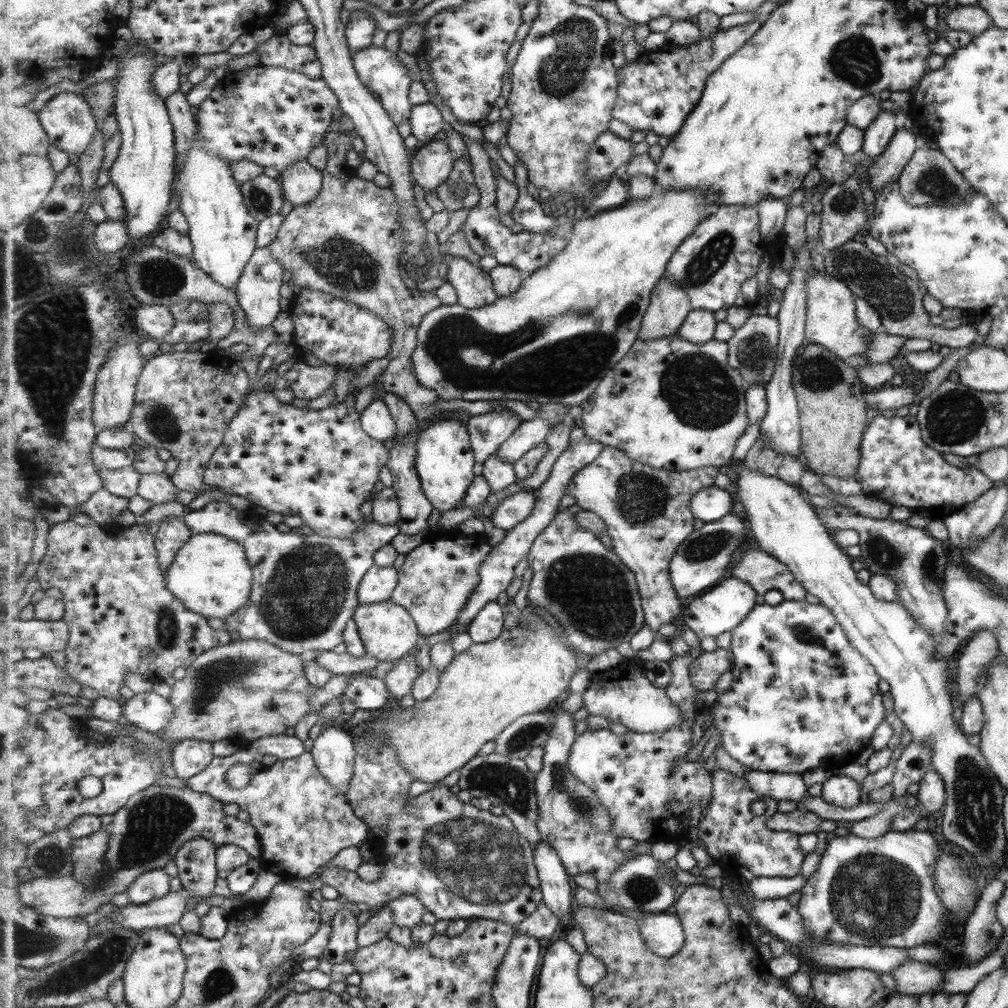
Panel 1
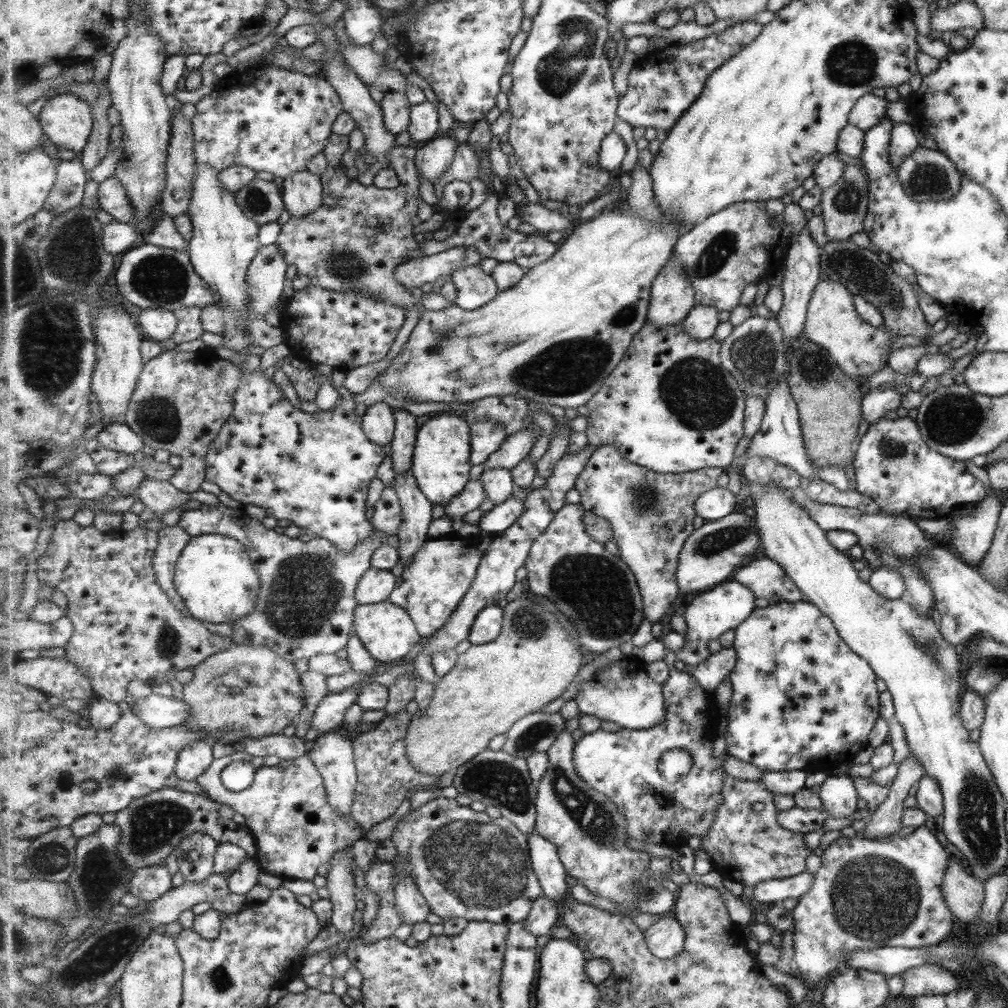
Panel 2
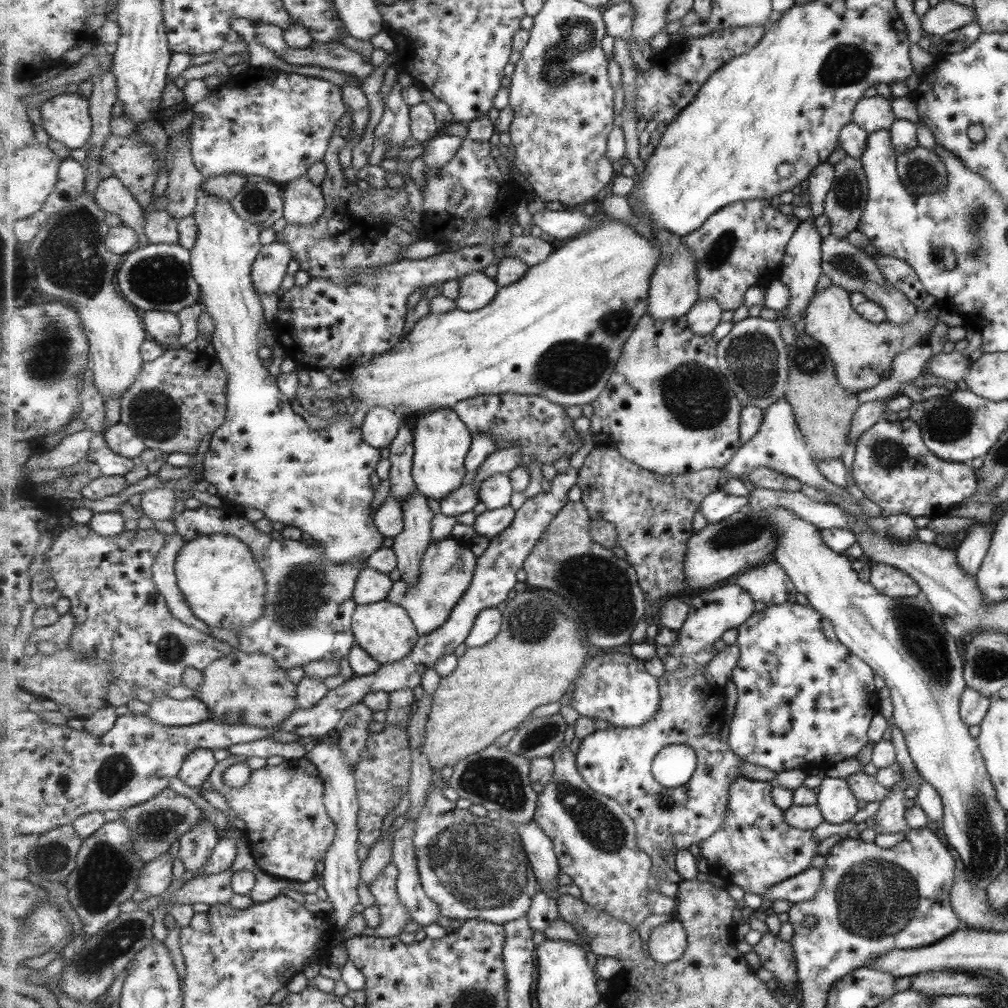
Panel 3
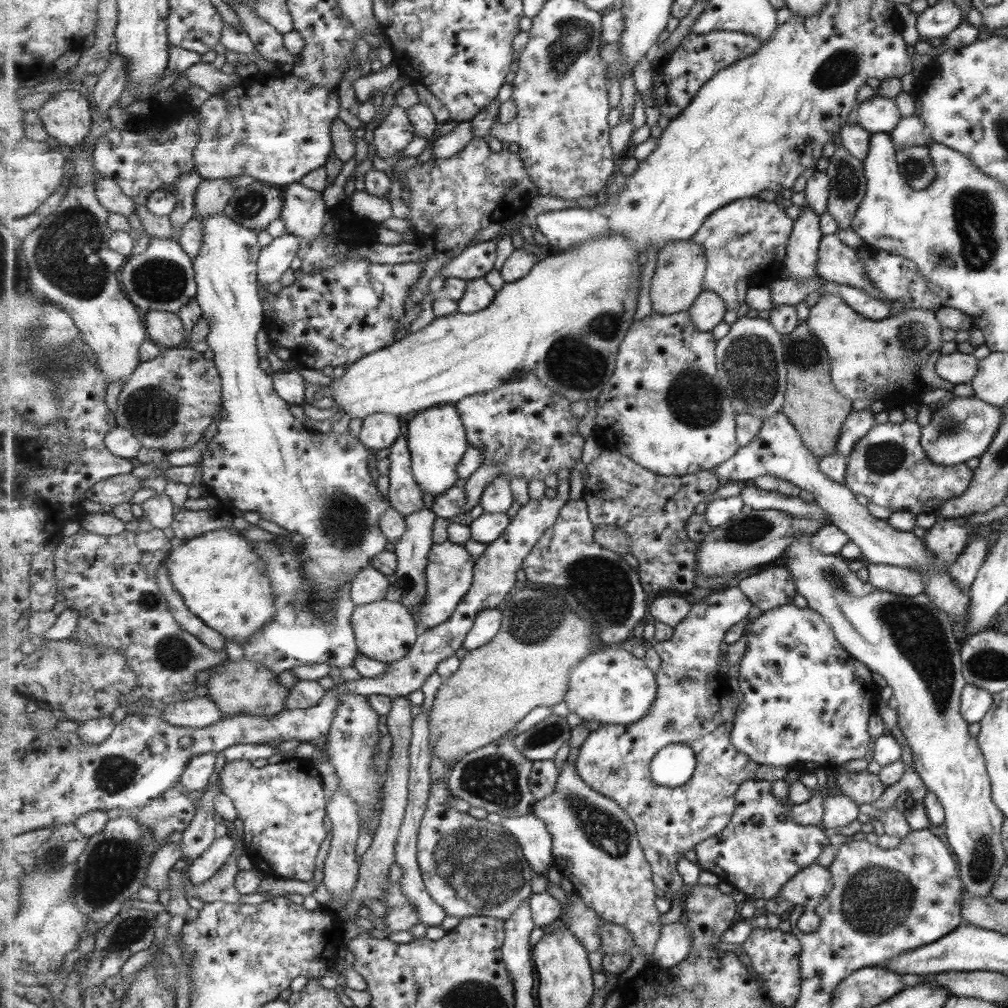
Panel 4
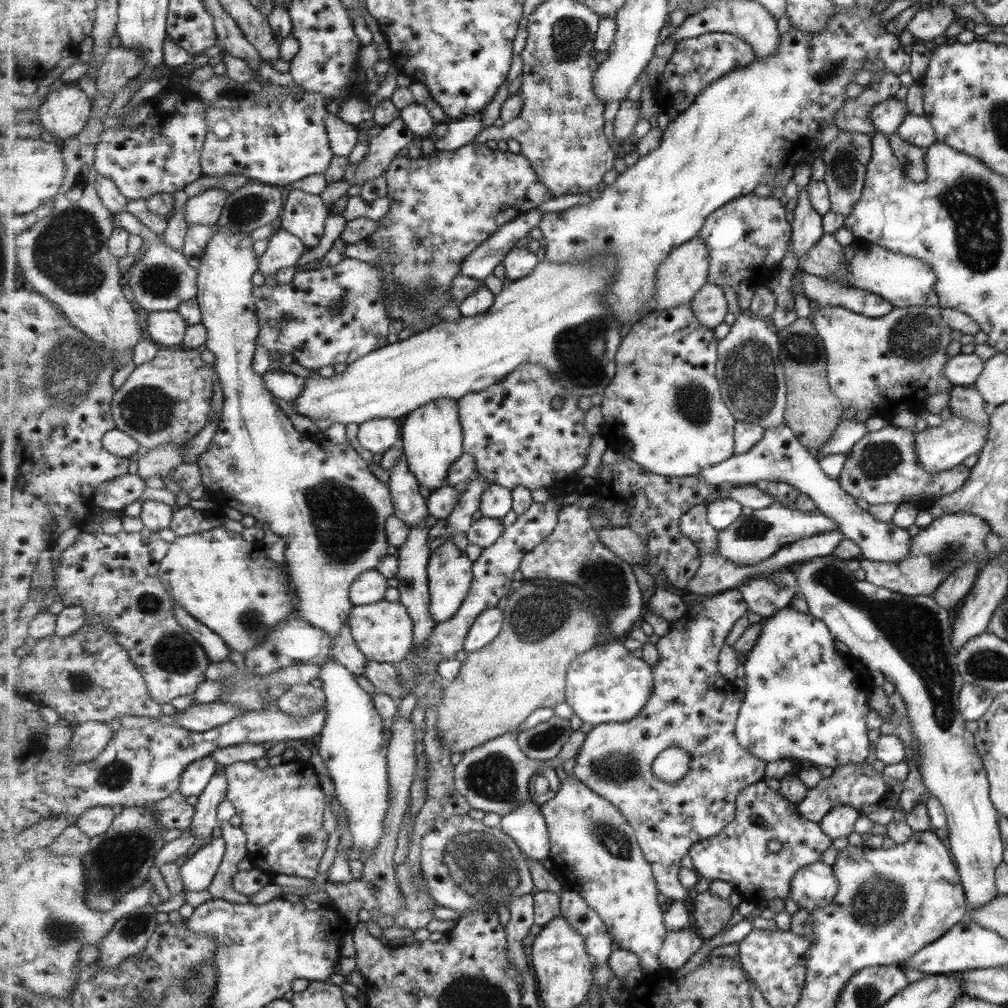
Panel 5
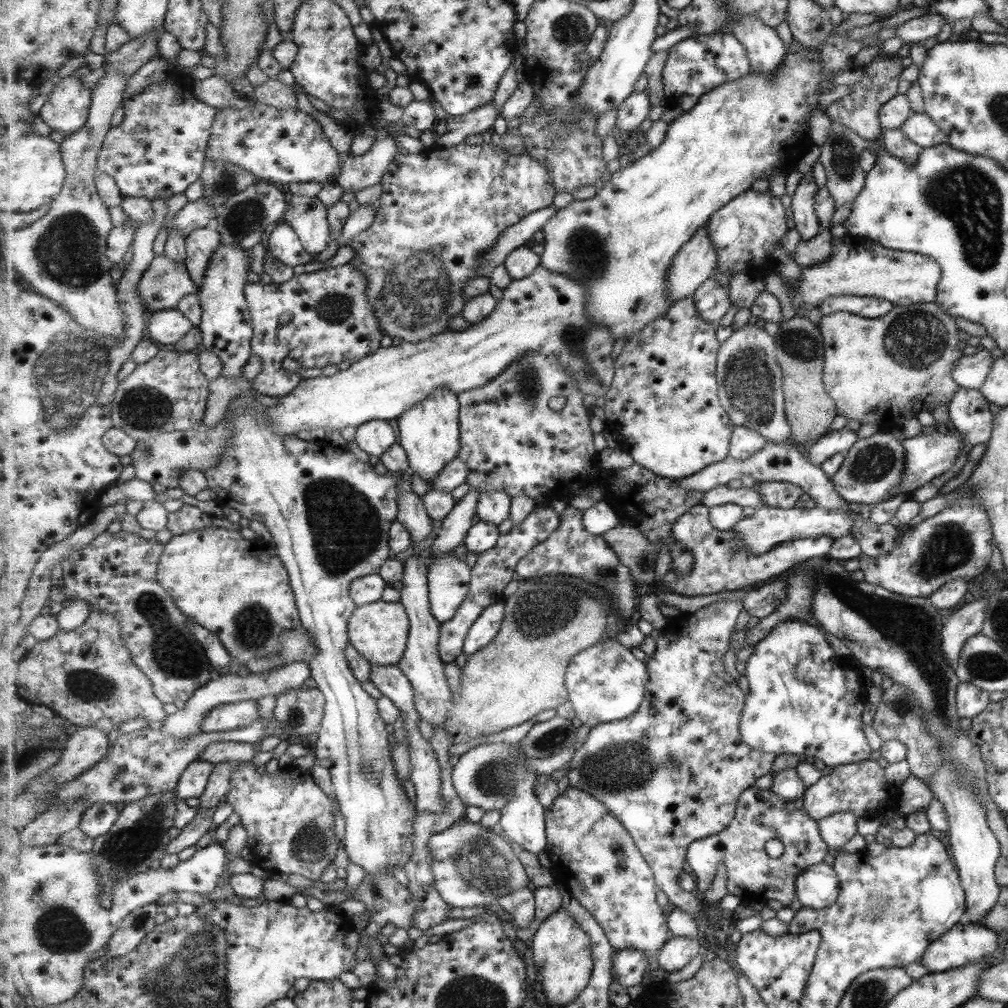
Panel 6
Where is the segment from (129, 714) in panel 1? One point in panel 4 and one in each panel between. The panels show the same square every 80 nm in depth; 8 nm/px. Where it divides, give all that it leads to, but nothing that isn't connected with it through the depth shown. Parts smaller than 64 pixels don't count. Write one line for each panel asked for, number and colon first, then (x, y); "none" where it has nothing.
2: (157, 711)
3: (170, 712)
4: (199, 712)

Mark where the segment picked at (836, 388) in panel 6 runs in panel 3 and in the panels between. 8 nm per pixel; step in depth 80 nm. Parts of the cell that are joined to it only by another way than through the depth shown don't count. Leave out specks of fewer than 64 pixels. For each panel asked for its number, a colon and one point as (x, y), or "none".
3: (861, 351)
4: (868, 357)
5: (887, 364)

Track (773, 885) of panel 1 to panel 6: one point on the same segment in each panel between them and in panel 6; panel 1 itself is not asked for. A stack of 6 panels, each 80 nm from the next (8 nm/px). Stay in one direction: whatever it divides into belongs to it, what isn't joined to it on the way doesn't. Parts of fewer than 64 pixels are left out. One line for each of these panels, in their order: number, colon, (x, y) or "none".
2: (776, 890)
3: (801, 888)
4: (813, 883)
5: (814, 886)
6: (817, 887)

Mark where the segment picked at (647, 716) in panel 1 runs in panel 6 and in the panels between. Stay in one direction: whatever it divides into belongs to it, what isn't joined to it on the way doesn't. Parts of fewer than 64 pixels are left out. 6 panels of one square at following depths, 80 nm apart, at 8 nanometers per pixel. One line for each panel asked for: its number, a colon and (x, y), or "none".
2: (623, 692)
3: (616, 687)
4: (612, 686)
5: (608, 684)
6: (605, 683)

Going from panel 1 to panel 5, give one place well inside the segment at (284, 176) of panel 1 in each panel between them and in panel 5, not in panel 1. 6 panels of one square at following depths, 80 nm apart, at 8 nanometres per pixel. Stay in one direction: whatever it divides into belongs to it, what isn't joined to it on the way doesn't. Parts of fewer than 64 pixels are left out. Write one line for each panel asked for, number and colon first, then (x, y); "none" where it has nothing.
2: (303, 192)
3: (304, 202)
4: (304, 213)
5: (305, 214)

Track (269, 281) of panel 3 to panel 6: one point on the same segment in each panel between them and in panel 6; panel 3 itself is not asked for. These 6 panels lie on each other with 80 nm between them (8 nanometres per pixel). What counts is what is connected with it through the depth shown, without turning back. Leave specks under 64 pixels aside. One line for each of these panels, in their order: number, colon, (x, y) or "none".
4: (274, 260)
5: (284, 250)
6: (283, 242)

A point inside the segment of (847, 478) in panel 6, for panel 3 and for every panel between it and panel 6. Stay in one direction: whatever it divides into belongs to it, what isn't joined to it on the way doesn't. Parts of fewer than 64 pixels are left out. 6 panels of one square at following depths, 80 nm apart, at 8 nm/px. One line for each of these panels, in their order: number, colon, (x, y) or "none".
3: (891, 466)
4: (889, 467)
5: (881, 468)

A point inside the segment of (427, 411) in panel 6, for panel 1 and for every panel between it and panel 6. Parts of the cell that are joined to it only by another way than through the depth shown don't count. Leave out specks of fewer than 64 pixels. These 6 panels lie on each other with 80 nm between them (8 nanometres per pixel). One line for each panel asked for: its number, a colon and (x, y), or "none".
1: (445, 460)
2: (442, 459)
3: (442, 440)
4: (438, 440)
5: (432, 437)

